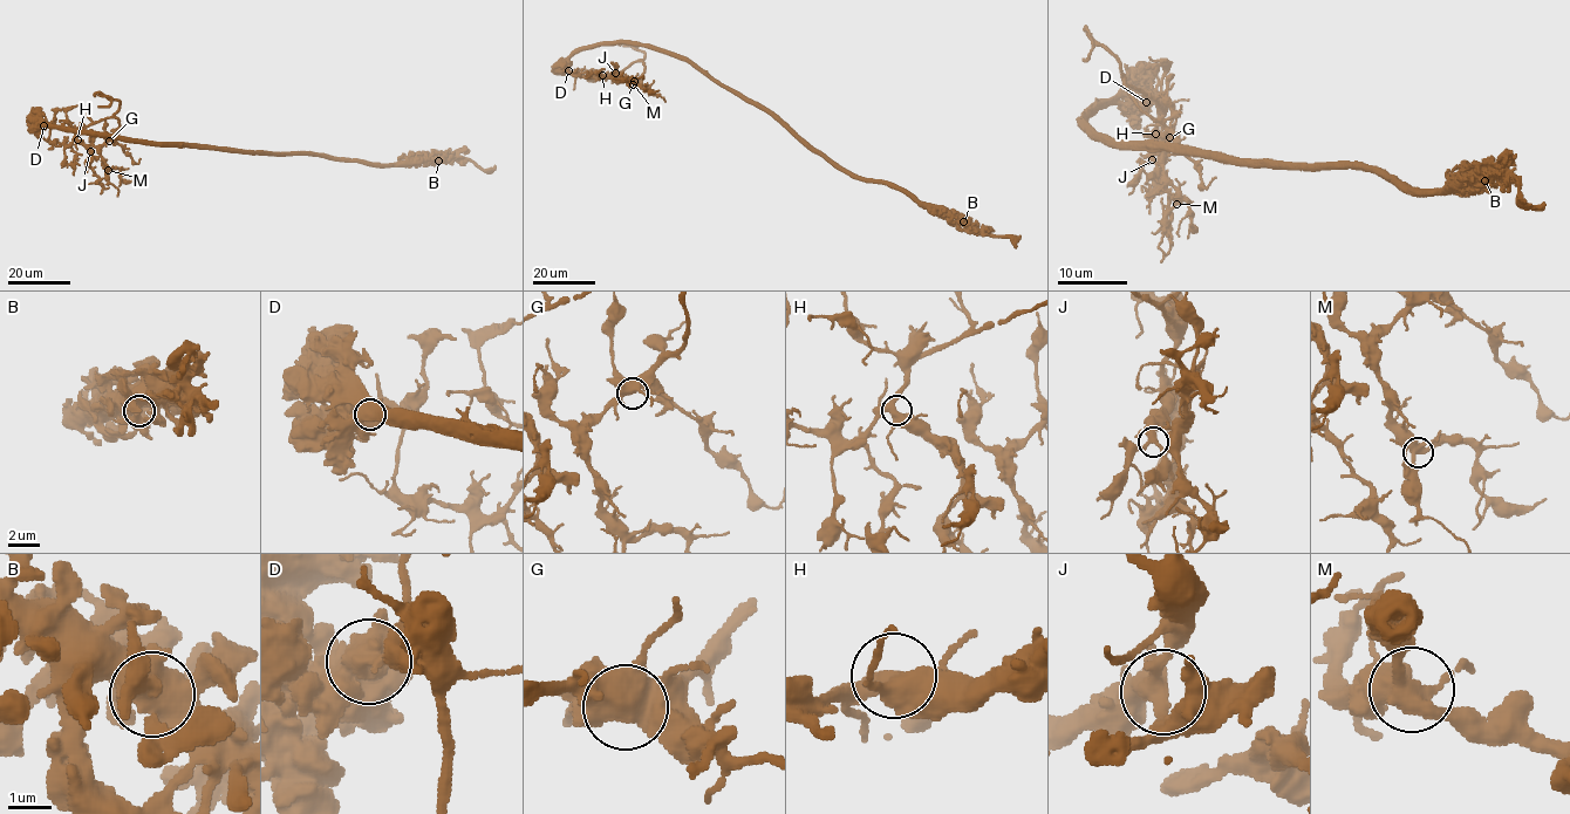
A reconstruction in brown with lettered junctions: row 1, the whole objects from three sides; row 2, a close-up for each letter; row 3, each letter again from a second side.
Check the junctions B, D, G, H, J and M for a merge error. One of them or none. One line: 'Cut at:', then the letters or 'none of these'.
Cut at: D

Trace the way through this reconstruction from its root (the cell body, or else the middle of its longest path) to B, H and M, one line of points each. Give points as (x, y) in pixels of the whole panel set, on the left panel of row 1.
B: (177, 146), (313, 152), (371, 164), (438, 161)
H: (177, 146), (50, 125), (50, 141), (68, 145), (77, 139)
M: (177, 146), (42, 125), (68, 145), (116, 117), (120, 130), (100, 148), (108, 170)

